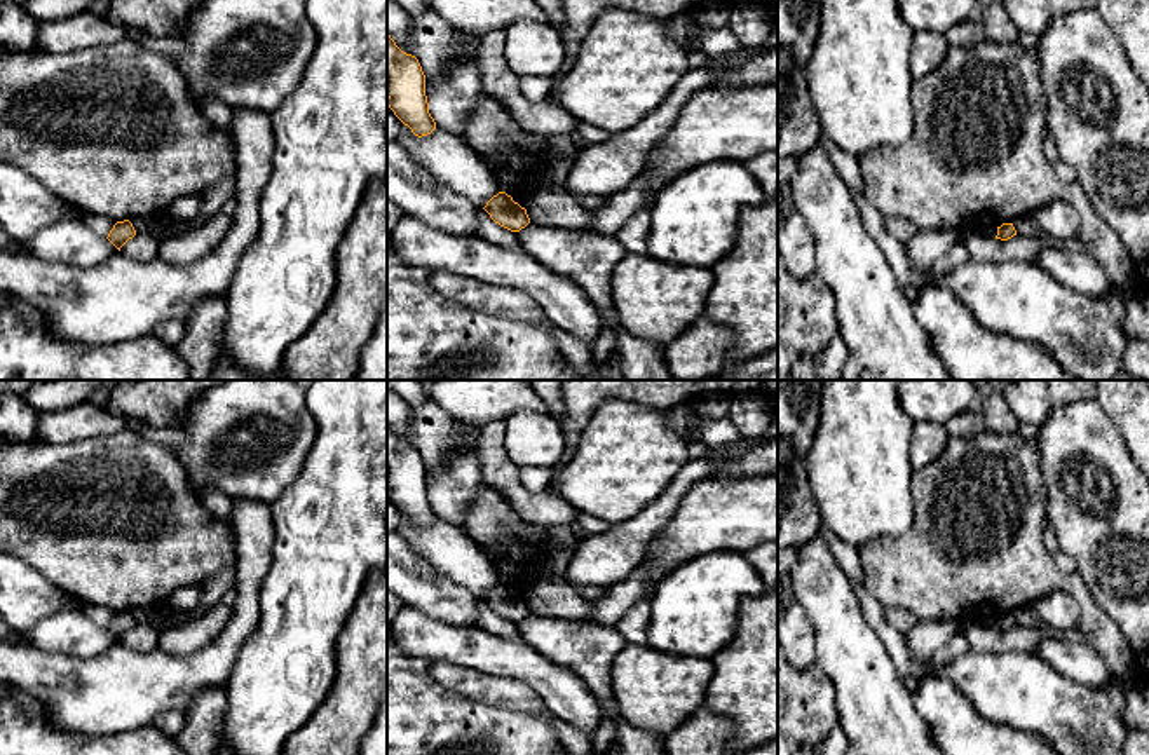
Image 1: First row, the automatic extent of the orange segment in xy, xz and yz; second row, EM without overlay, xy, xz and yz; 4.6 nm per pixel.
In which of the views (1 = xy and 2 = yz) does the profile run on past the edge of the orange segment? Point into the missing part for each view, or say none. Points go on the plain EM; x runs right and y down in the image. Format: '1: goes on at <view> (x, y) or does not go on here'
1: does not go on here
2: does not go on here

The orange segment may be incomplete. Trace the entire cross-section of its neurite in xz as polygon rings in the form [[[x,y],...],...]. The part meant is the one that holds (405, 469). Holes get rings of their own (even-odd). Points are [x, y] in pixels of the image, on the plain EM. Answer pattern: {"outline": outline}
{"outline": [[[389,424],[387,497],[418,528],[436,520],[436,513],[429,504],[422,457],[415,446],[403,443]]]}

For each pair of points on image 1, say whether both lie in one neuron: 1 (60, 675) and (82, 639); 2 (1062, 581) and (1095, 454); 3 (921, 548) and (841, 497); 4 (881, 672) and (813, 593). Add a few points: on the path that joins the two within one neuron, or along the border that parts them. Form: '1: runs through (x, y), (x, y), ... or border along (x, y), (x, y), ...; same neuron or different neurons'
1: border along (32, 644), (70, 656), (100, 656), (110, 647); different neurons
2: border along (1076, 571), (1099, 607); different neurons
3: border along (914, 497), (914, 523), (904, 534), (862, 546); different neurons
4: runs through (862, 652), (841, 632), (832, 612); same neuron

